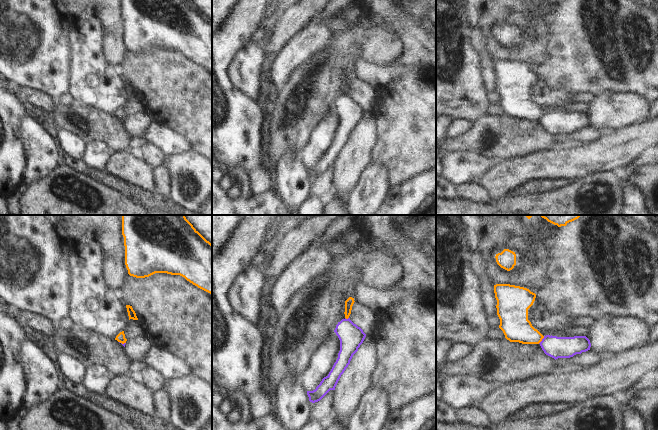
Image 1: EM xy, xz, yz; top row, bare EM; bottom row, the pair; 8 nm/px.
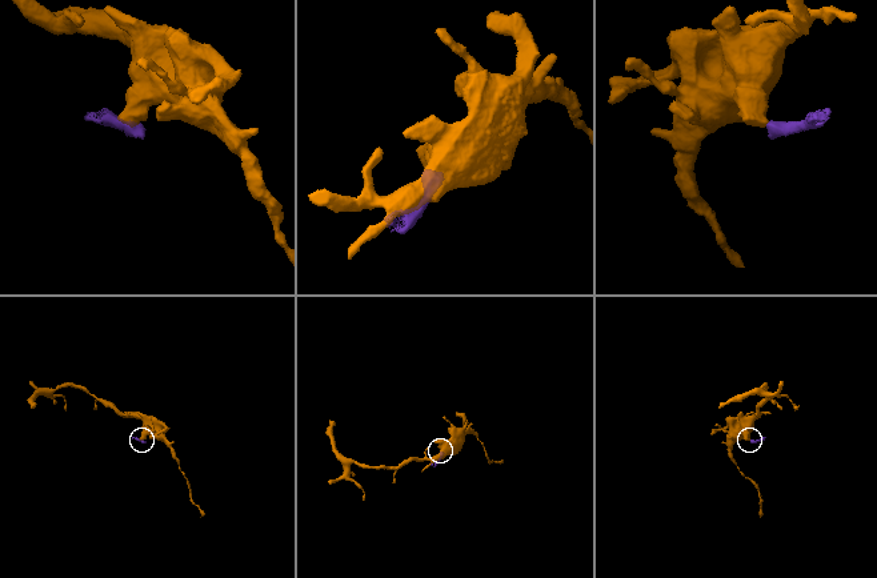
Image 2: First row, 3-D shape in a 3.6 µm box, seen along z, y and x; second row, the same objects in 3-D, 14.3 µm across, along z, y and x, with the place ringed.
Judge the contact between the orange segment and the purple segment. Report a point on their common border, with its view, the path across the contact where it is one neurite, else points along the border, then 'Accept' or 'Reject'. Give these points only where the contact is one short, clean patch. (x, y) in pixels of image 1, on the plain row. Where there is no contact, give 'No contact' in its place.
Touches orange at yz (541, 116). Boundary: yz (544, 112), (538, 119). Reject.

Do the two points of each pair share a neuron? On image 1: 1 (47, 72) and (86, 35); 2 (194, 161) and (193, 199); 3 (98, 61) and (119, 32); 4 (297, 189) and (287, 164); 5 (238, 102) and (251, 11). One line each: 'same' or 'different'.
1: different
2: same
3: different
4: same
5: same

